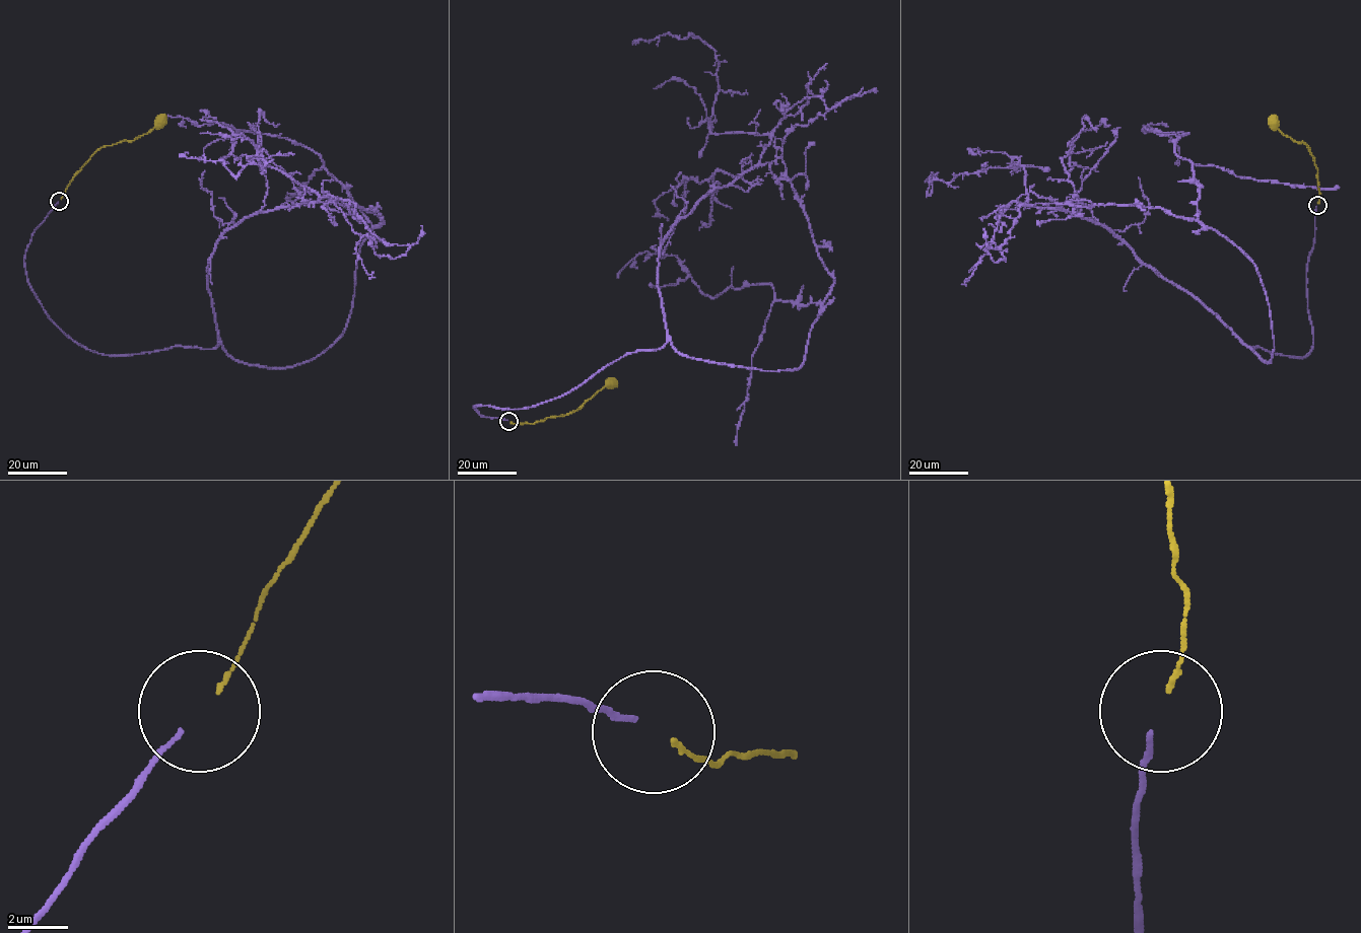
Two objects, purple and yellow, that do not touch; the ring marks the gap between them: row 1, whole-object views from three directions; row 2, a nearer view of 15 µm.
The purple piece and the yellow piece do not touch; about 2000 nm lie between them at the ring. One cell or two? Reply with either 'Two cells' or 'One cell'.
Two cells

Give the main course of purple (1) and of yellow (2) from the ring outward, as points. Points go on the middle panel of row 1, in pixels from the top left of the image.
1: (506, 420), (473, 406), (557, 398), (668, 336), (688, 358), (802, 366), (834, 278), (781, 145), (873, 89)
2: (511, 422), (532, 424), (575, 411), (608, 383)

